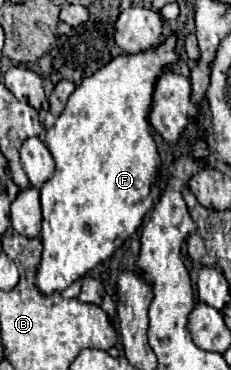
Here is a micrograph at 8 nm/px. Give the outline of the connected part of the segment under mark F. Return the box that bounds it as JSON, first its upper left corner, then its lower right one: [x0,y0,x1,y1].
[35,38,177,296]

